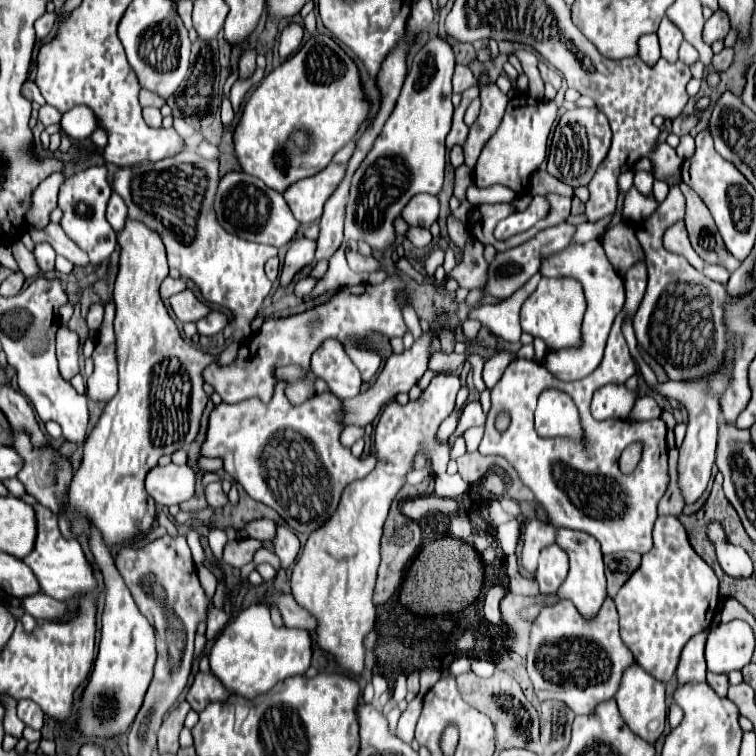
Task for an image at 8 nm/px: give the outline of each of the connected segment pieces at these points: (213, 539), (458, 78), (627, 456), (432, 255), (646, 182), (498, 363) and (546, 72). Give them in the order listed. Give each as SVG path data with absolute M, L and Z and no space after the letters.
M218 529L210 531L208 535L209 546L212 550L215 560L219 564L222 563L223 549L227 541L228 539L226 533L220 533L220 530Z
M457 64L453 73L453 93L463 93L467 87L477 85L471 69L466 65Z
M635 445L627 447L619 459L619 465L621 465L621 471L623 473L631 473L635 469Z
M434 248L424 259L424 268L429 275L434 275L438 266L444 262L445 251L441 248Z
M635 171L635 183L633 183L641 193L649 195L651 185L653 185L653 175L649 171Z
M497 351L491 359L487 359L485 367L483 367L483 381L487 385L487 389L491 389L499 379L501 375L505 373L507 365L515 359L515 351Z
M545 61L539 63L539 71L541 71L541 77L545 83L551 83L555 89L561 87L561 75L553 67L549 67Z

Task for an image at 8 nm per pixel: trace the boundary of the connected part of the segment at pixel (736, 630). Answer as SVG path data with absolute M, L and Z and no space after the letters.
M735 619L719 623L707 637L705 659L711 673L739 671L751 663L755 649L755 635L747 621Z

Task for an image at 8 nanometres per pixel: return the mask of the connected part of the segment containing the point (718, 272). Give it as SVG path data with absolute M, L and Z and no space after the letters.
M707 265L707 267L703 269L703 273L705 273L709 279L713 279L713 281L717 281L717 283L723 283L723 285L729 281L729 271L723 269L723 267L719 267L719 265Z

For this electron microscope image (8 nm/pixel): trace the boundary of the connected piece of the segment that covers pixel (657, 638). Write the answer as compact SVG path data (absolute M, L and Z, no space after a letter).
M659 515L653 527L653 549L643 555L641 567L629 577L629 581L619 589L615 595L615 605L619 611L619 623L621 623L621 637L629 645L631 653L635 655L635 661L647 669L657 681L669 683L675 675L675 669L679 665L681 651L685 643L697 635L699 631L707 629L717 613L719 607L719 581L713 573L713 569L695 553L695 549L689 543L687 529L675 515Z

